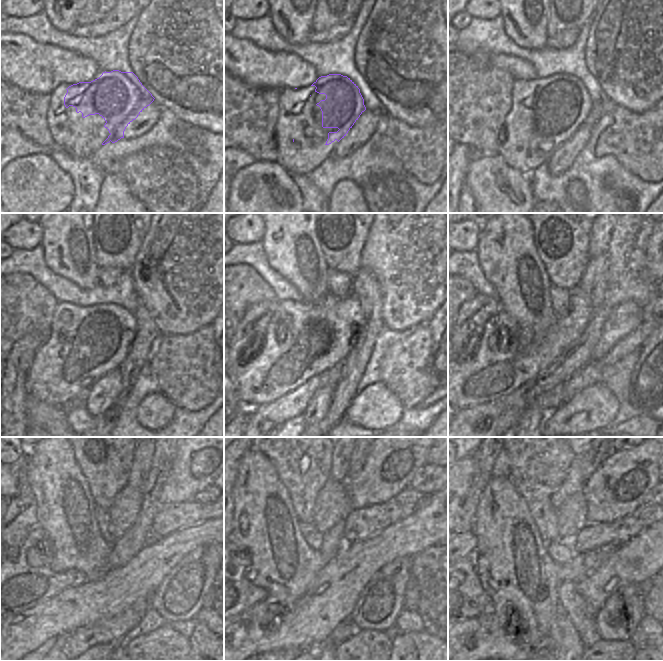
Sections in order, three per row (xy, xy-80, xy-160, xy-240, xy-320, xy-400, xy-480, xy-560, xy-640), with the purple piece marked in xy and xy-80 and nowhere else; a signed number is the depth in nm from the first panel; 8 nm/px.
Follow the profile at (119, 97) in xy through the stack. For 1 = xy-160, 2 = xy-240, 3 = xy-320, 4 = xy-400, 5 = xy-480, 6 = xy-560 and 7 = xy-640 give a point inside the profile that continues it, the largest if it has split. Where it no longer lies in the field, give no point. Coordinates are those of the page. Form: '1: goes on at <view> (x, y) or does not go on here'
1: goes on at xy-160 (570, 106)
2: goes on at xy-240 (36, 361)
3: goes on at xy-320 (253, 356)
4: goes on at xy-400 (477, 358)
5: goes on at xy-480 (20, 587)
6: goes on at xy-560 (244, 586)
7: goes on at xy-640 (468, 598)

